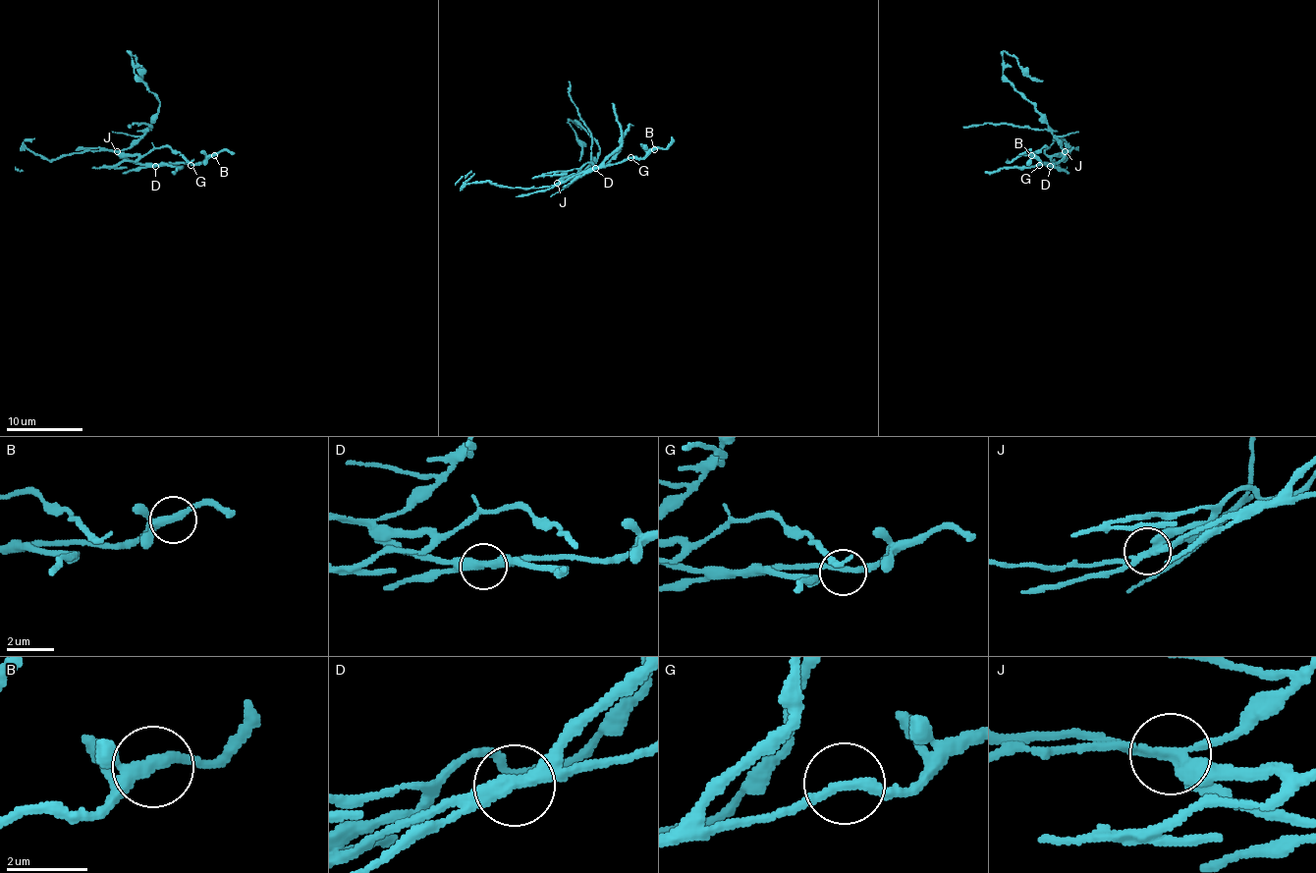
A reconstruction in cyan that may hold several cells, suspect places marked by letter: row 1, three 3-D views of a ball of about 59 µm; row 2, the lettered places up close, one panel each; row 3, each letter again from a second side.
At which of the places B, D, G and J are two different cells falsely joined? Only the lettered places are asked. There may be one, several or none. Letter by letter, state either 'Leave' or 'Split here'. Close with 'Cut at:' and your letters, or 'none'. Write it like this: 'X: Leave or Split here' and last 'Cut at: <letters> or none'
B: Leave
D: Split here
G: Leave
J: Split here
Cut at: D, J

